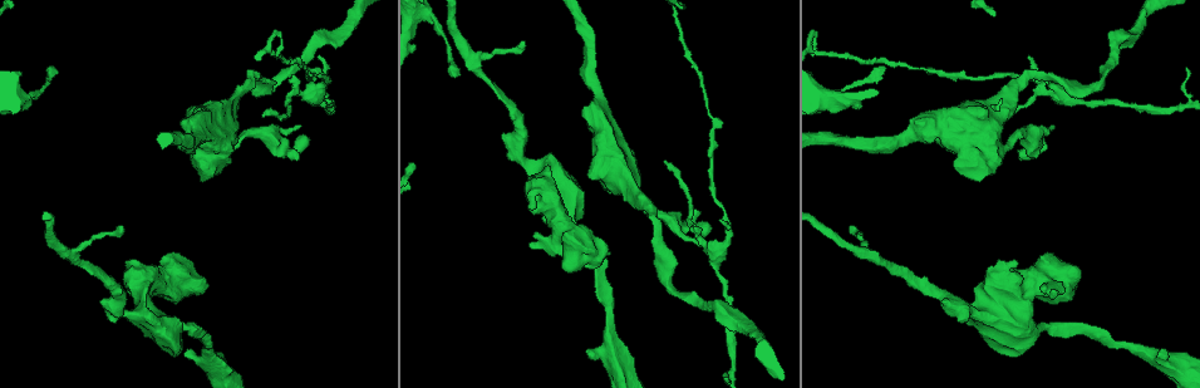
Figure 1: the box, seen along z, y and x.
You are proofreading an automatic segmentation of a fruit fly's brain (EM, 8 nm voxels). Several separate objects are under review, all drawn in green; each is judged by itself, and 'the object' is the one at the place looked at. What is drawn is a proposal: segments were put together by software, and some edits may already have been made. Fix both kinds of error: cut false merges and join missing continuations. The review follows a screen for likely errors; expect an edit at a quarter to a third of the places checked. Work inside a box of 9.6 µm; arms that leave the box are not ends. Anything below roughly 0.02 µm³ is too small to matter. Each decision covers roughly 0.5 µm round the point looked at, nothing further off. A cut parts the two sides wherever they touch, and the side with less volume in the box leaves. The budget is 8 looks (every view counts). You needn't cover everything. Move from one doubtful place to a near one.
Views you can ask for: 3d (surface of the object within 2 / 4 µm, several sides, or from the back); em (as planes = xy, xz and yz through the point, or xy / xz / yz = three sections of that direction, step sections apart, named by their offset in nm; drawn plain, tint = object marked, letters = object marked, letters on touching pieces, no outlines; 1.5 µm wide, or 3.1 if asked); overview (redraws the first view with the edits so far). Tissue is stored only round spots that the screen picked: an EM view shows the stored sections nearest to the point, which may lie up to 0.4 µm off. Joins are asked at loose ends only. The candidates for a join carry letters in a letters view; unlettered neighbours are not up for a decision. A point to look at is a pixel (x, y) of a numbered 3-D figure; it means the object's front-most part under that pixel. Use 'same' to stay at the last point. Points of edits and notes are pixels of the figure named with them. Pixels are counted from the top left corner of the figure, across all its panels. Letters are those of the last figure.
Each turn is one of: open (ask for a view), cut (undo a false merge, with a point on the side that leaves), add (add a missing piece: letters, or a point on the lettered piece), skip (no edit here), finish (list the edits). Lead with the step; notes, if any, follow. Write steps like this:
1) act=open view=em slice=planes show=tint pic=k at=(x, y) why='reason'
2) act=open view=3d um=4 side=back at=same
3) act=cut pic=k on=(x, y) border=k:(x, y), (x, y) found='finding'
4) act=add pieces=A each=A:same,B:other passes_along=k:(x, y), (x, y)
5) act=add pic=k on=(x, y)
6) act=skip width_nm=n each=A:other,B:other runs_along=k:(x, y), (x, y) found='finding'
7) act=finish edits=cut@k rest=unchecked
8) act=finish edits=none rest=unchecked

act=open view=em slice=xy step=4 show=plain pic=1 at=(531, 244) why='an open end'

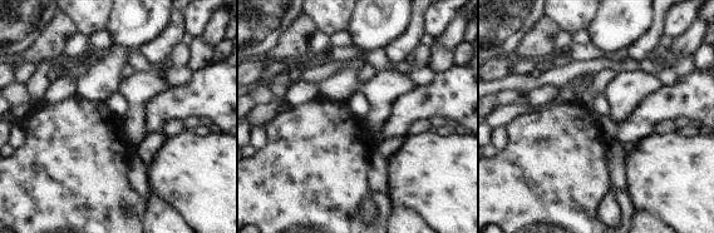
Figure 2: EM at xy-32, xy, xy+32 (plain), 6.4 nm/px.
act=open view=em slice=xy step=4 show=letters at=same why='see the neighbours'

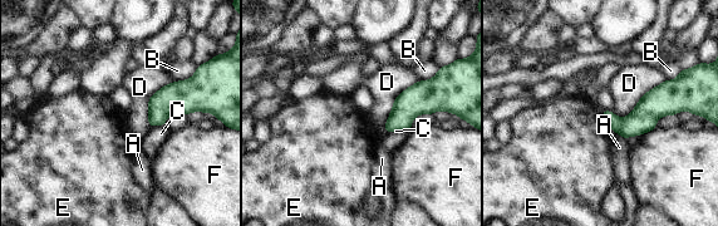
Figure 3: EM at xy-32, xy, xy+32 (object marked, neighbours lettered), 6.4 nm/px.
act=skip each=A:other,B:other,C:other,D:other,E:other,F:other border=3:(655, 127), (643, 134) found='none of them fits'

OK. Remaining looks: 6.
act=open view=em slice=planes show=letters pic=1 at=(585, 351) why='free end'

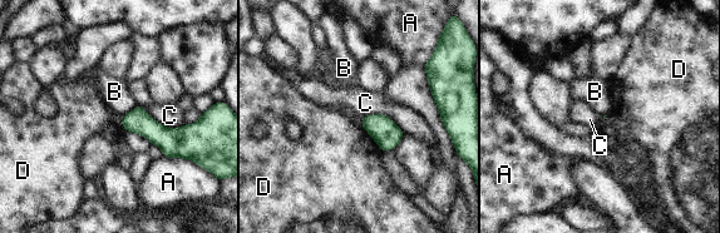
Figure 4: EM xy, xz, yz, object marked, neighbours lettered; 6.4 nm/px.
act=skip longest_contact=C:300nm each=A:other,B:other,C:other,D:other border=4:(142, 107), (167, 127), (183, 124) found='none of them fits'

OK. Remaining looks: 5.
act=open view=em slice=planes show=letters pic=1 at=(992, 170) why='branch stops here'

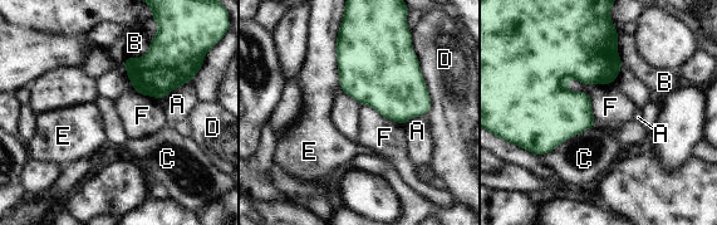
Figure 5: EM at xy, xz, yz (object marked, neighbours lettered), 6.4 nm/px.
act=skip width_nm=380 each=A:other,B:other,C:other,D:other,E:other,F:other border=5:(190, 81), (160, 98) found='none of them fits'

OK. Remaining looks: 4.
act=open view=3d um=4 pic=1 at=(22, 99) why='side arm on a straight run'

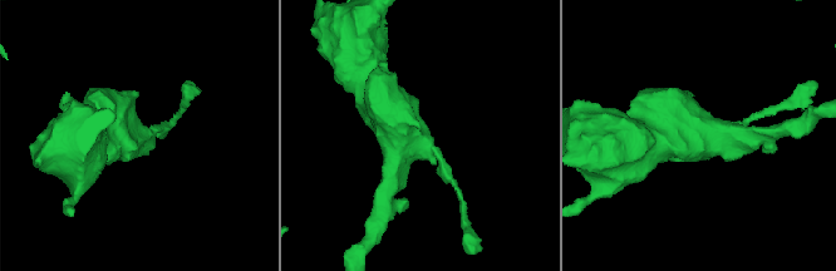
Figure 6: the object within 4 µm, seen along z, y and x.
act=open view=em slice=planes show=letters pic=6 at=(141, 136)

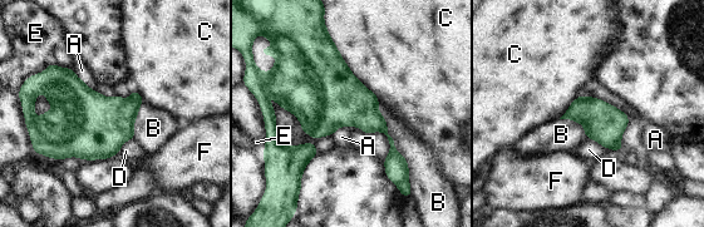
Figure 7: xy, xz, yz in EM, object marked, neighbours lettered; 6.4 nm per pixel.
act=skip each=A:other,B:other,C:other,D:other,E:other,F:other border=7:(378, 103), (394, 148), (408, 166) found='all the same neuron'

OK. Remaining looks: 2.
act=finish edits=none rest=unchecked

